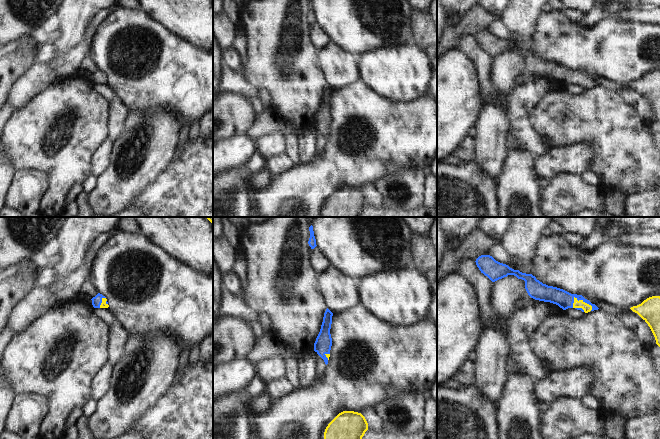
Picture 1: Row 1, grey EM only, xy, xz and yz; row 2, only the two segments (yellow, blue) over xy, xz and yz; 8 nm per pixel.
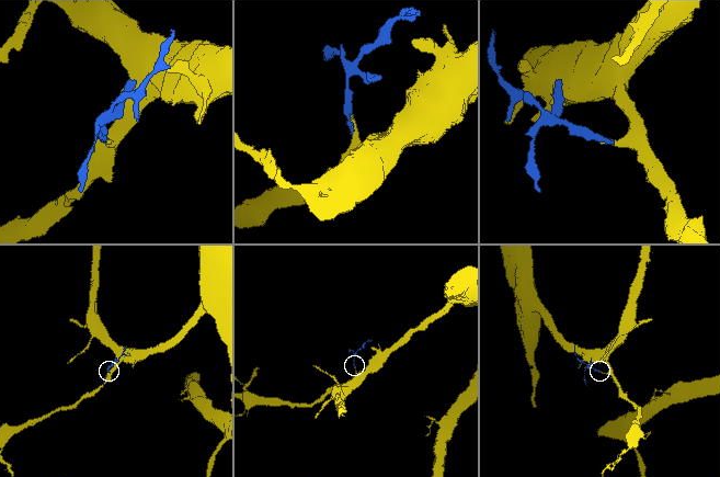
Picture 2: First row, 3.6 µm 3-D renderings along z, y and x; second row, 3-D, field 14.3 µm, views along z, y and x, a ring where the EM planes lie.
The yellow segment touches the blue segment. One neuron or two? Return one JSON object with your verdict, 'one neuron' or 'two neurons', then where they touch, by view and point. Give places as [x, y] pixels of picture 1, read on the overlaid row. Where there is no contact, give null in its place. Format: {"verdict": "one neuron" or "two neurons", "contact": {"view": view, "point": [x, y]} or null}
{"verdict": "one neuron", "contact": {"view": "yz", "point": [584, 302]}}

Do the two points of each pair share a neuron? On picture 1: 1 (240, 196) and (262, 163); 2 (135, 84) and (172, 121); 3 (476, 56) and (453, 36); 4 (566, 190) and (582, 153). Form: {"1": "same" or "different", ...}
{"1": "same", "2": "different", "3": "different", "4": "different"}

